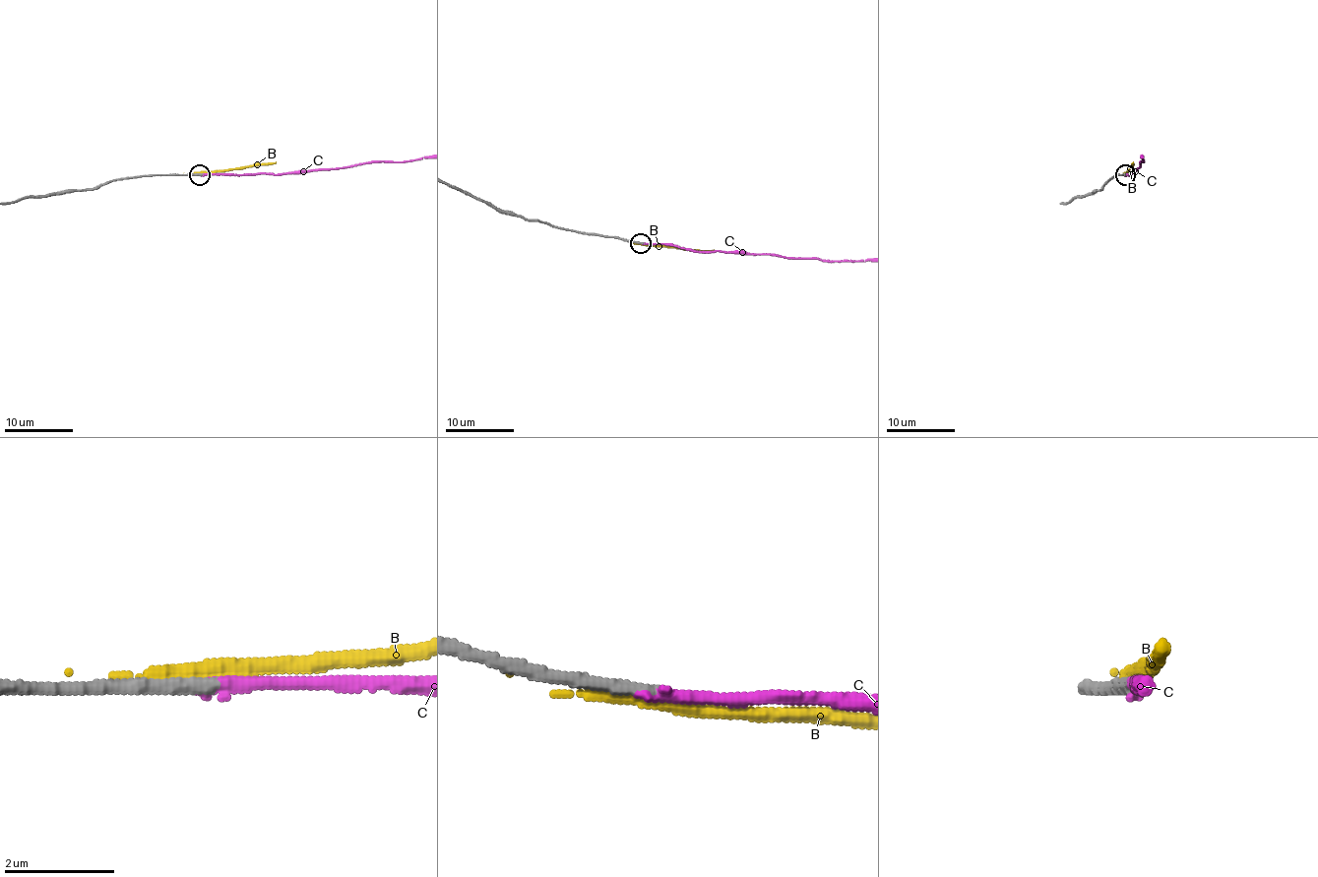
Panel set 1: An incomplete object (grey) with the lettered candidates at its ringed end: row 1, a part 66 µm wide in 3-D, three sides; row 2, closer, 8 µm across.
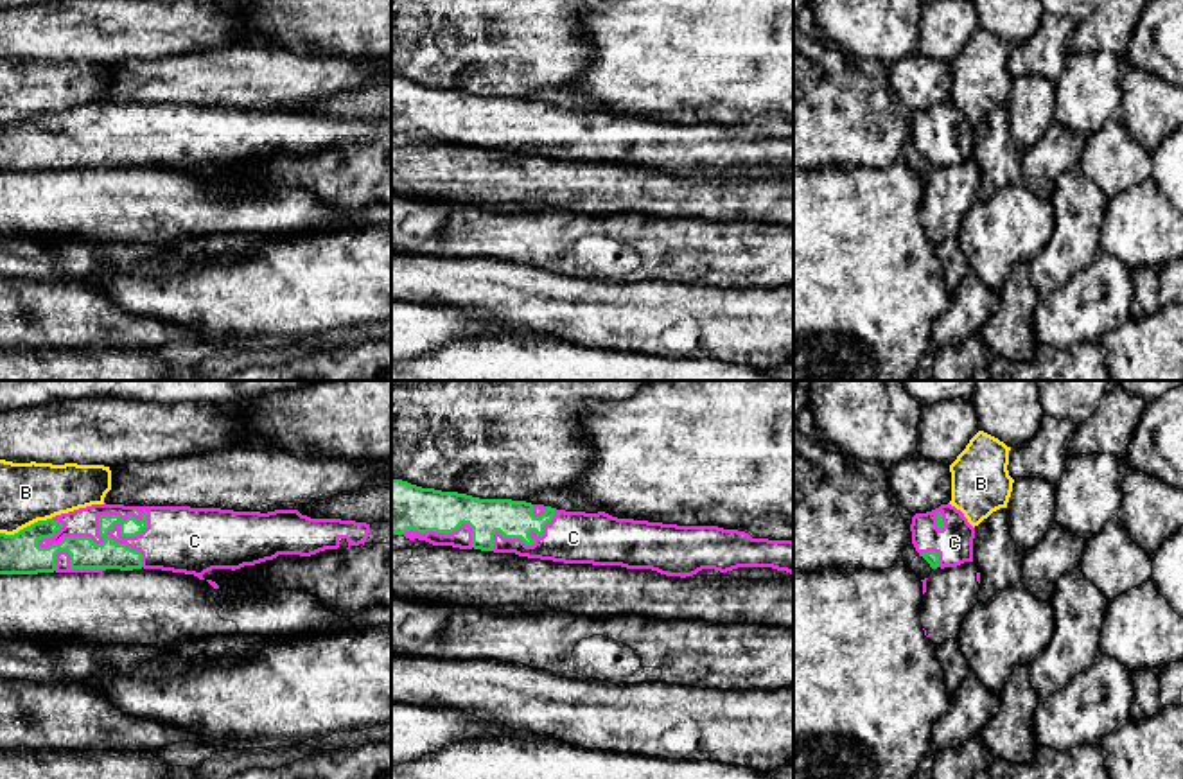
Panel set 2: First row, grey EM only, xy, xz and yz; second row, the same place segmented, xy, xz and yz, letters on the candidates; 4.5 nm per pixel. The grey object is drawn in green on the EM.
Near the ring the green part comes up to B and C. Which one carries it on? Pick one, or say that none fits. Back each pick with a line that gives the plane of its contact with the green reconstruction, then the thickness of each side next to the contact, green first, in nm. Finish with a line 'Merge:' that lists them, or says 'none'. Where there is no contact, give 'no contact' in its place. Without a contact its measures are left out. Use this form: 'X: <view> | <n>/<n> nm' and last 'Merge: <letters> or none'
C: xy | 140/130 nm
Merge: C

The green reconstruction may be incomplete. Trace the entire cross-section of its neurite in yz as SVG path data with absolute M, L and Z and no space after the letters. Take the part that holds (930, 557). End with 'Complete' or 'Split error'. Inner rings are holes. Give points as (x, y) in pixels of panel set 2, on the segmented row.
M950 503L926 513L916 513L910 531L916 551L932 569L973 562L975 528Z. Split error

